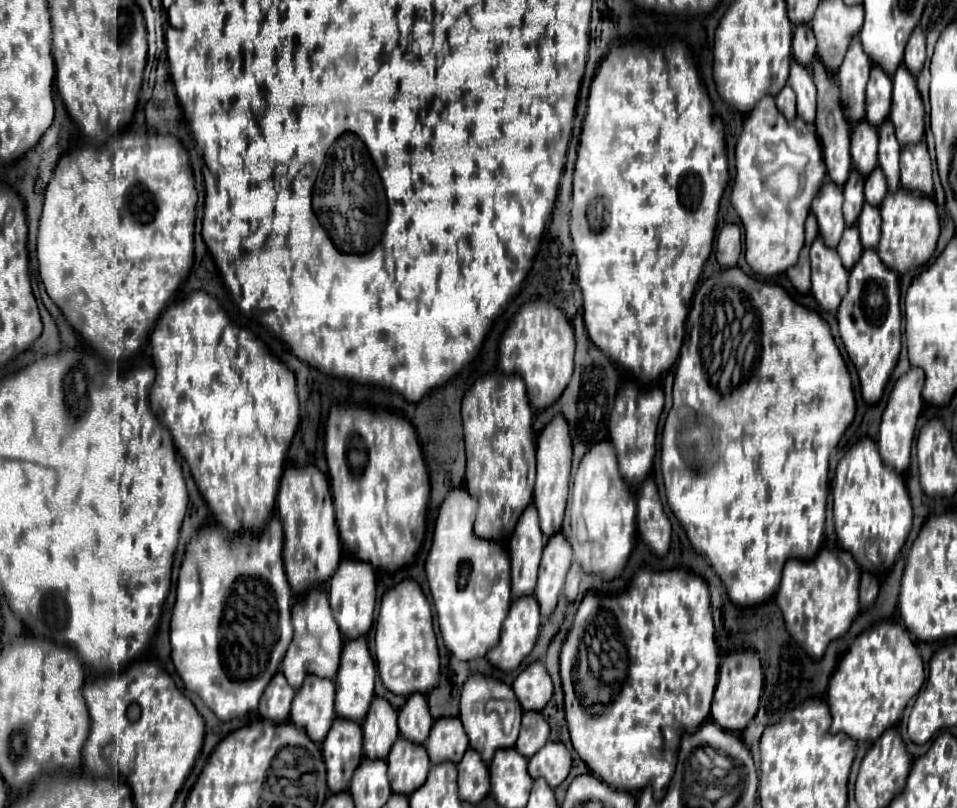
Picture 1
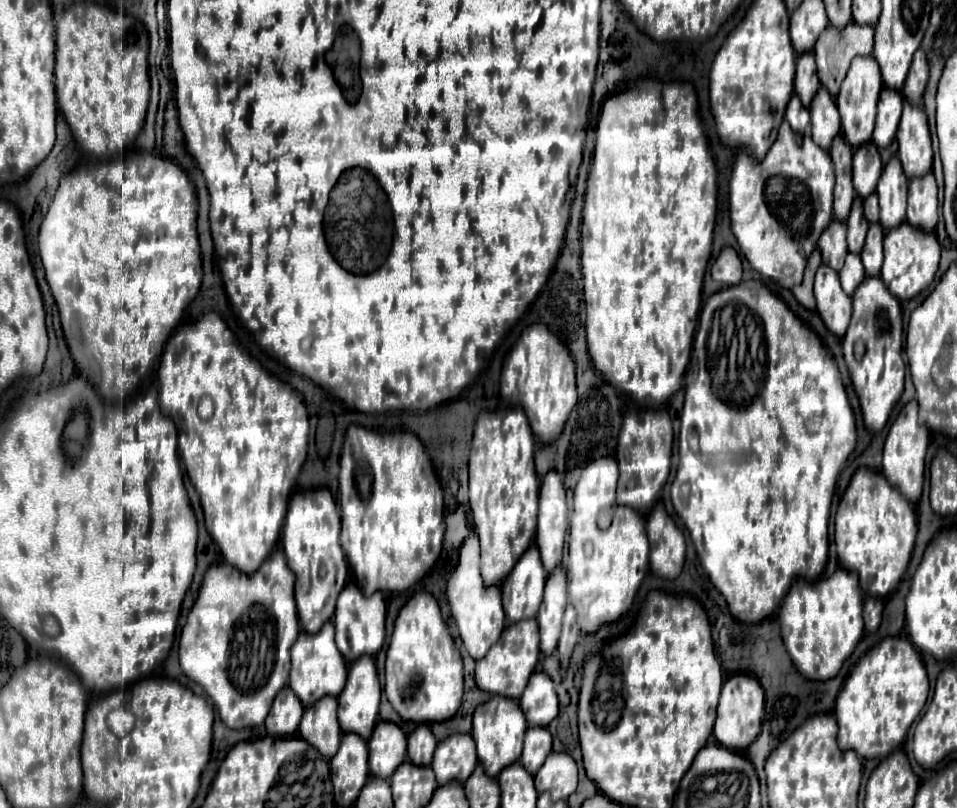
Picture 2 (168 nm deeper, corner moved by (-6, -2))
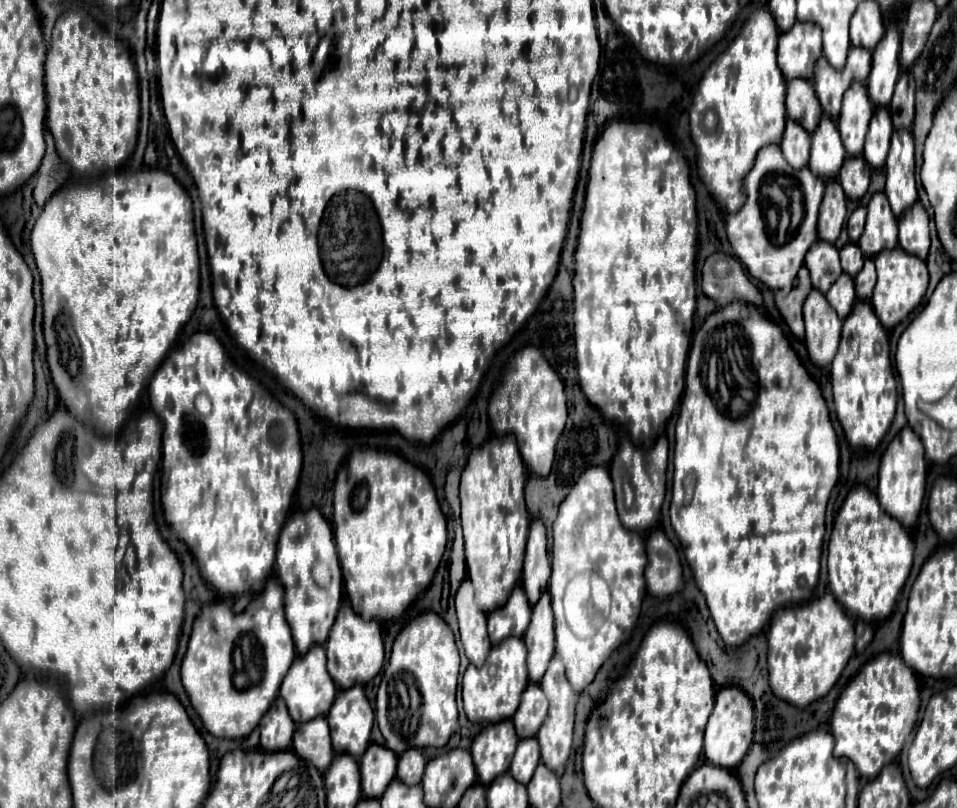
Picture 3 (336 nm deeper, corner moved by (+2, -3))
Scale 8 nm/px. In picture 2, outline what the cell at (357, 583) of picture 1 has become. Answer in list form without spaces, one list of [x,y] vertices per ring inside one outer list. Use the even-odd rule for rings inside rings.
[[[354,581],[346,583],[344,591],[340,591],[334,615],[336,645],[346,661],[352,663],[360,655],[376,655],[380,651],[386,637],[384,619],[386,619],[386,605],[384,605],[384,595],[380,595],[380,591],[376,591],[376,595],[364,595]]]

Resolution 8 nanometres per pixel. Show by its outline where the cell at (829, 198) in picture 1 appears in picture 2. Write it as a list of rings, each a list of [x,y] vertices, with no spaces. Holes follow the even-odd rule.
[[[832,219],[828,223],[828,227],[822,231],[820,239],[818,239],[818,249],[822,253],[822,261],[826,265],[830,265],[832,269],[840,271],[844,265],[844,255],[848,253],[848,245],[846,245],[846,227],[844,221]]]

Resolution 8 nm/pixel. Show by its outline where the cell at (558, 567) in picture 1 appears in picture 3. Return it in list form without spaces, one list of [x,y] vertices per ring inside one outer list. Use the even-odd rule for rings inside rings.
[[[544,592],[532,608],[532,620],[524,634],[524,644],[528,648],[528,678],[538,684],[554,656],[554,616],[548,592]]]

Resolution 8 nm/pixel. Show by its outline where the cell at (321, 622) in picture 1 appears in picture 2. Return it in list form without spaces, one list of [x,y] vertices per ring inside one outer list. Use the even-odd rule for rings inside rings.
[[[324,623],[324,627],[316,635],[308,635],[300,631],[300,639],[292,645],[292,669],[290,669],[290,689],[298,695],[304,705],[312,705],[316,699],[324,695],[338,697],[344,689],[348,675],[348,665],[340,659],[340,651],[336,651],[334,643],[334,627],[332,623]]]

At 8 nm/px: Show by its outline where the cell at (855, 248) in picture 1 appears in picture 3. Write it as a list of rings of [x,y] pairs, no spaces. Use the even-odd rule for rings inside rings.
[[[842,274],[838,282],[826,292],[826,300],[828,304],[832,304],[832,310],[840,316],[840,320],[844,320],[844,316],[848,316],[848,312],[852,310],[852,304],[856,302],[854,280],[848,274]]]

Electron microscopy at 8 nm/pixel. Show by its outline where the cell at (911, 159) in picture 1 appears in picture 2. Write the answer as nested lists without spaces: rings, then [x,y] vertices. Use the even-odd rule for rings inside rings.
[[[932,171],[908,185],[908,223],[934,231],[938,221],[938,185]]]

